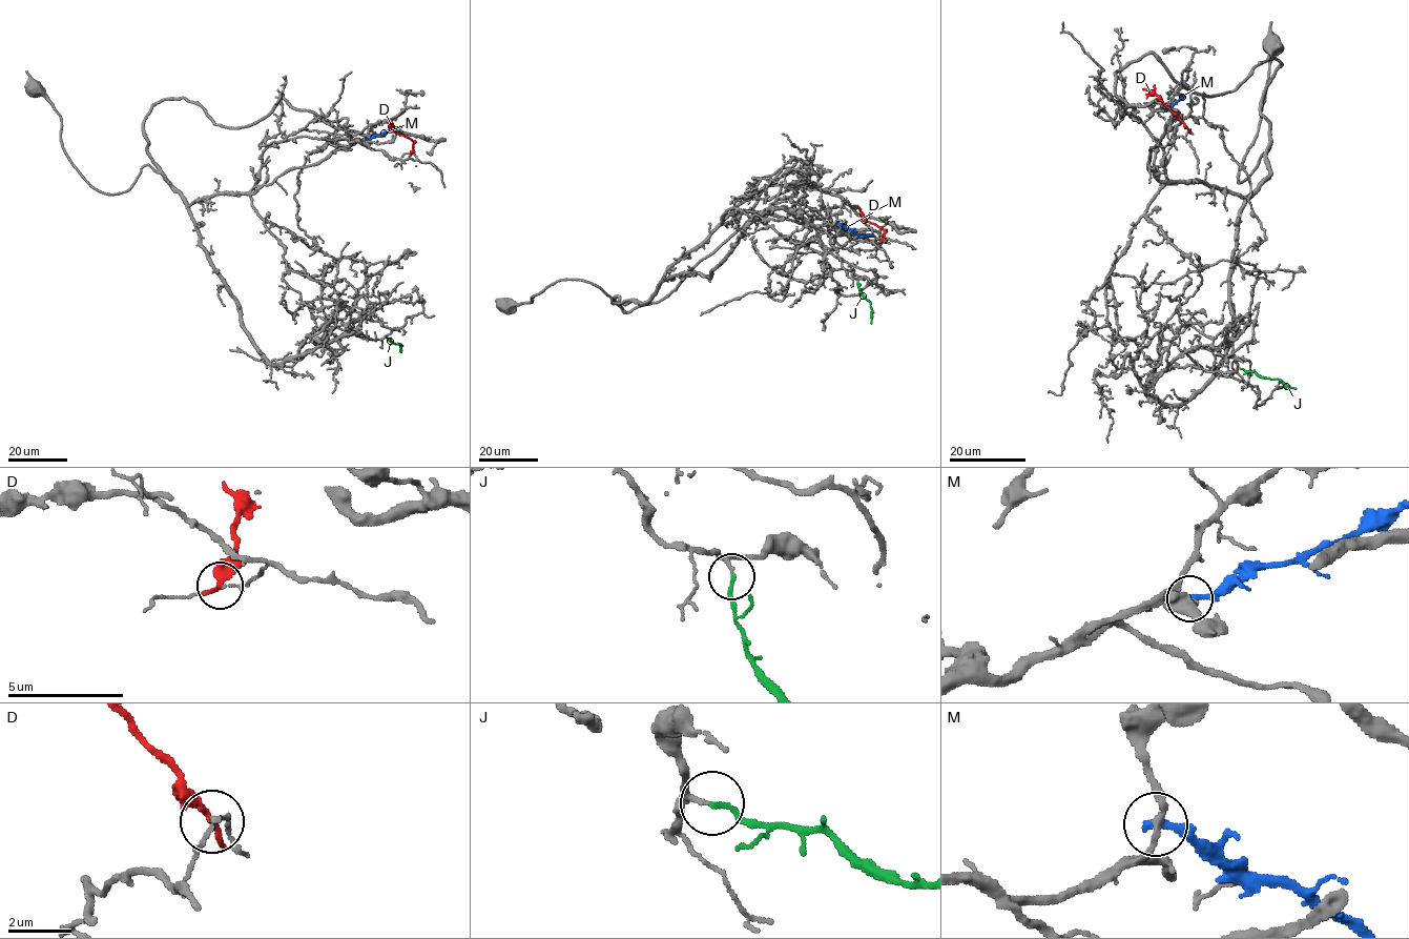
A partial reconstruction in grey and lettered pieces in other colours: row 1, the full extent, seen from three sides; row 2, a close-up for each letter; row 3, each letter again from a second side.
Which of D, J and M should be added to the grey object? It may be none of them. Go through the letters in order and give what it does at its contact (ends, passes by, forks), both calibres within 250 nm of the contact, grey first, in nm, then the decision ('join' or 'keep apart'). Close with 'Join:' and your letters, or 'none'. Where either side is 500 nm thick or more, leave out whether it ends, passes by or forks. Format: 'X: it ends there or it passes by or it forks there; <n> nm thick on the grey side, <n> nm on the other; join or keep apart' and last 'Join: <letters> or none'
D: it ends there; 90 nm thick on the grey side, 360 nm on the other; keep apart
J: it ends there; 150 nm thick on the grey side, 170 nm on the other; join
M: it ends there; 180 nm thick on the grey side, 280 nm on the other; keep apart
Join: J

